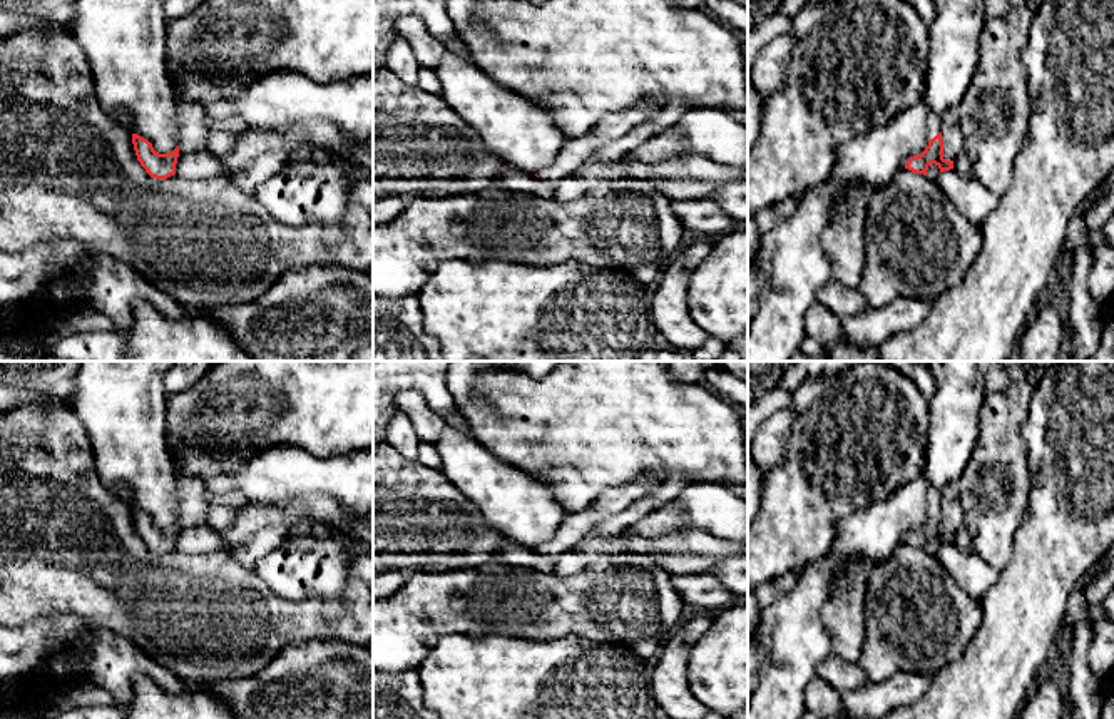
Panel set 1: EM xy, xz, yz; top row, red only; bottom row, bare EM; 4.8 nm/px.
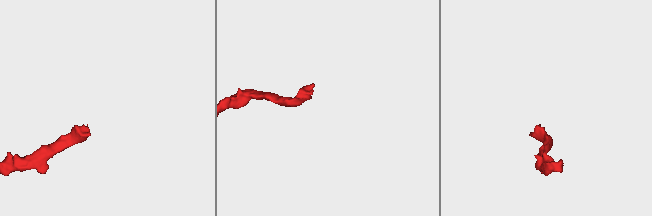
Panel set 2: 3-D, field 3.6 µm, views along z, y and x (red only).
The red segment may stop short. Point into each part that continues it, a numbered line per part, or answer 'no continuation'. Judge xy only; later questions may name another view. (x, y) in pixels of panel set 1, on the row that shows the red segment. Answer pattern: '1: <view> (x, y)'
1: xy (191, 117)

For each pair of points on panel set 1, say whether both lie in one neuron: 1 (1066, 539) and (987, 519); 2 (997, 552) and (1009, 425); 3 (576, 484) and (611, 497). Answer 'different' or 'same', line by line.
1: different
2: same
3: different

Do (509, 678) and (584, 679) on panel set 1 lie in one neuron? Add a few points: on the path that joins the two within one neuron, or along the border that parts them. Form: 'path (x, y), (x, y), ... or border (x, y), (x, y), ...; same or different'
path (527, 679), (566, 679); same

